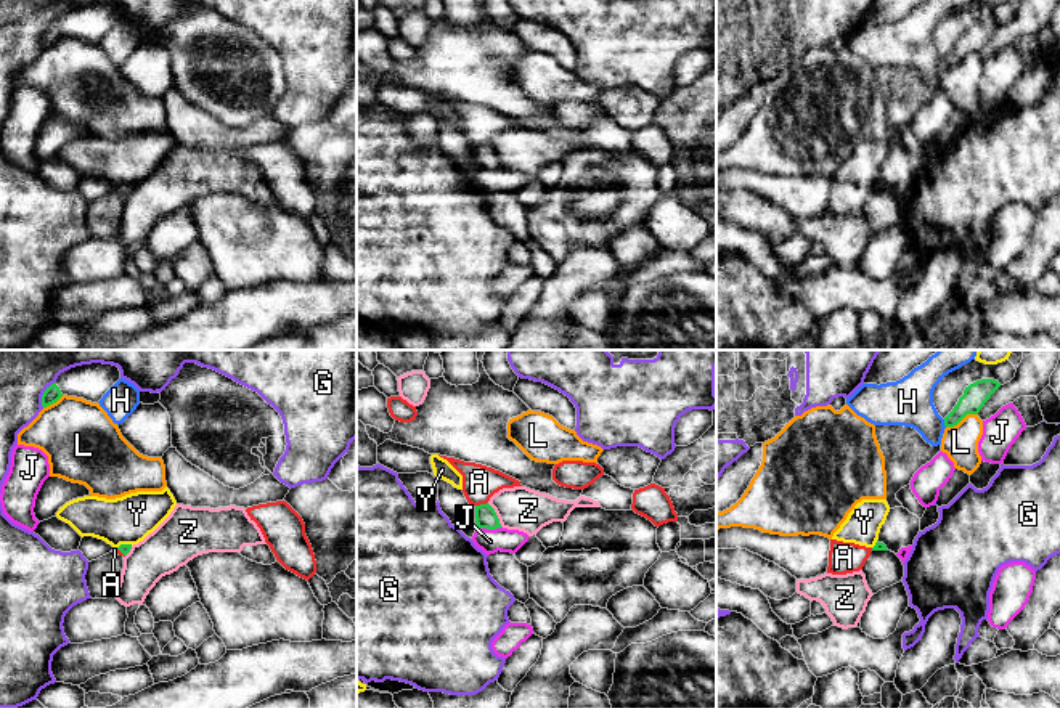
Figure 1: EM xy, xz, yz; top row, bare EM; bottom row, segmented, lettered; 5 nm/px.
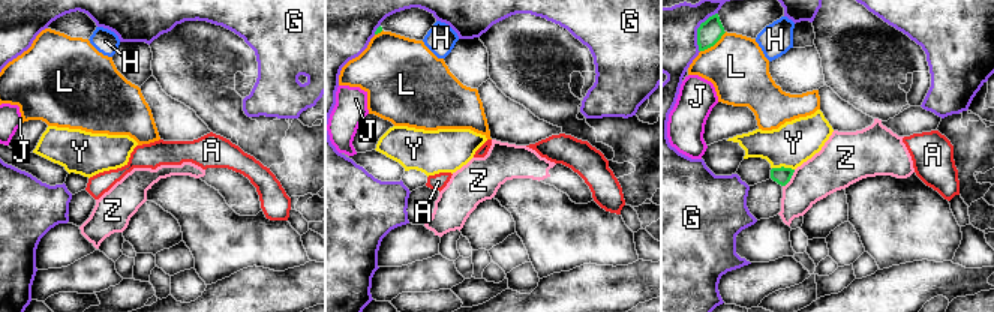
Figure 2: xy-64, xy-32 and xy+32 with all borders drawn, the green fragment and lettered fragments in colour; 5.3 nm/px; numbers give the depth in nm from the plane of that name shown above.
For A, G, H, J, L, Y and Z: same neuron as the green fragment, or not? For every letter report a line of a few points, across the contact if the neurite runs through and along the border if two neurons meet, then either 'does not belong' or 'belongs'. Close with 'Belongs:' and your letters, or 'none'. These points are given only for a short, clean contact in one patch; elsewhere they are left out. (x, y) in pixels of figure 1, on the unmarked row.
A: line xz (487, 142), (476, 146); does not belong
G: does not belong
H: does not belong
J: does not belong
L: does not belong
Y: does not belong
Z: does not belong
Belongs: none

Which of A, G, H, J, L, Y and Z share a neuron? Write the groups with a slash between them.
A J / G / H Z / L / Y

